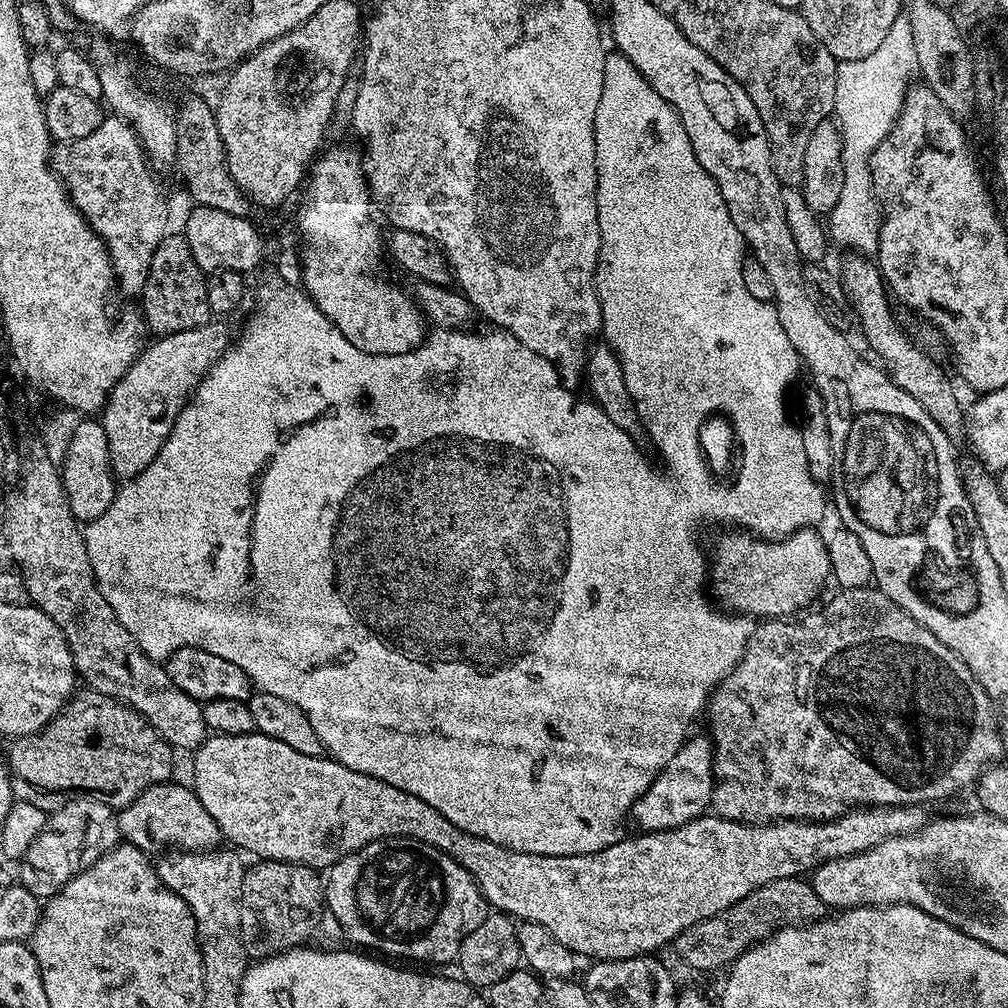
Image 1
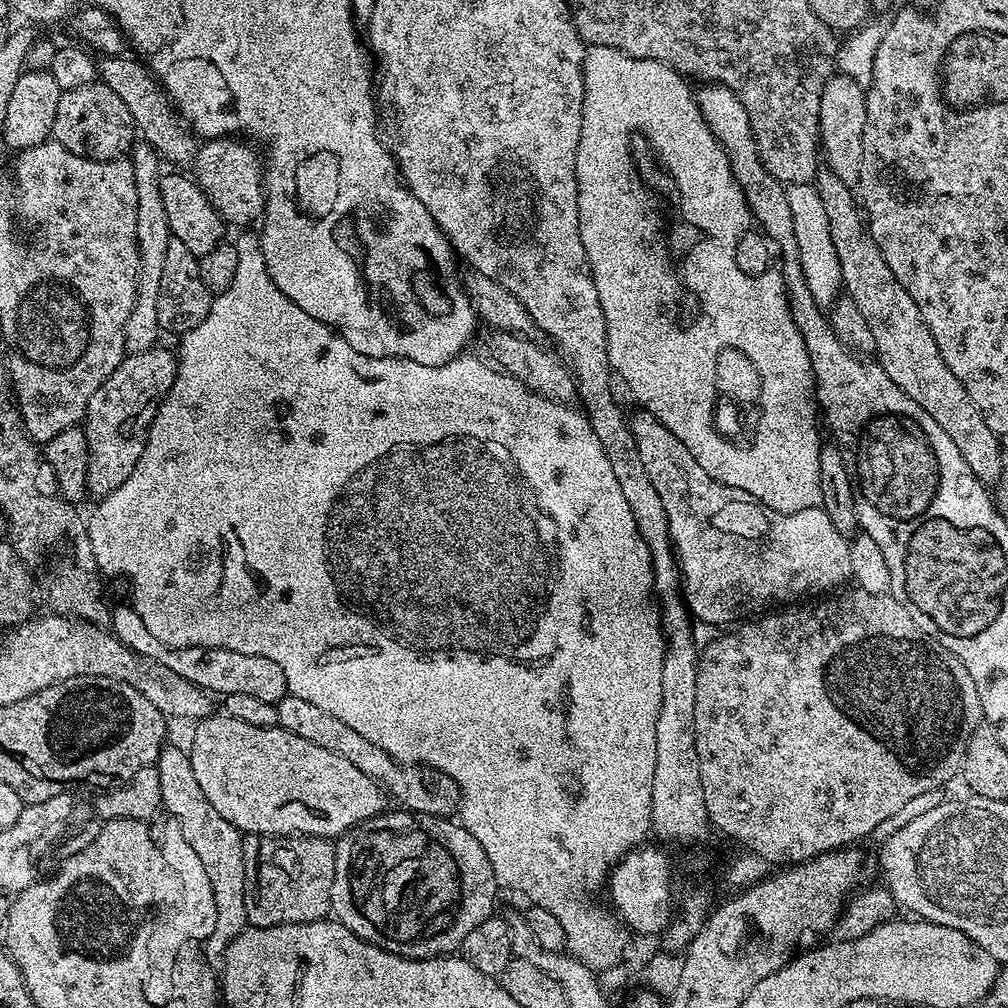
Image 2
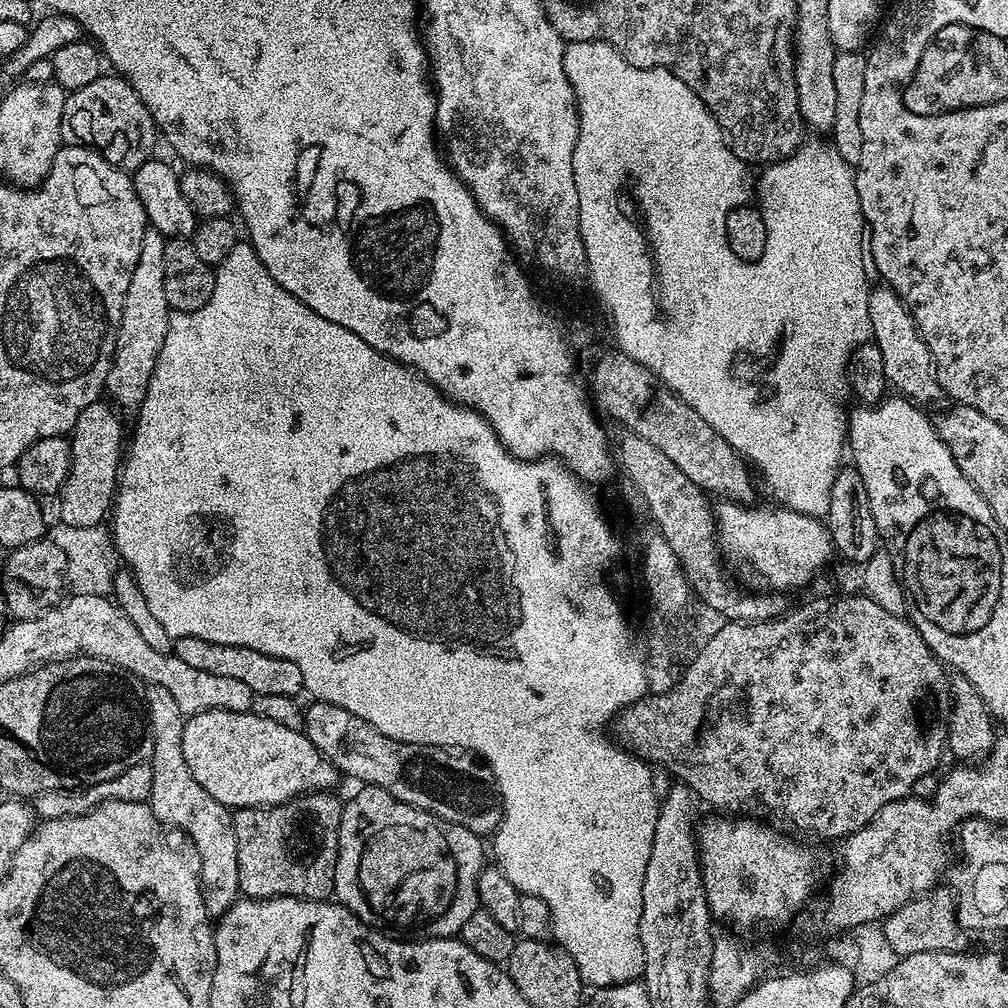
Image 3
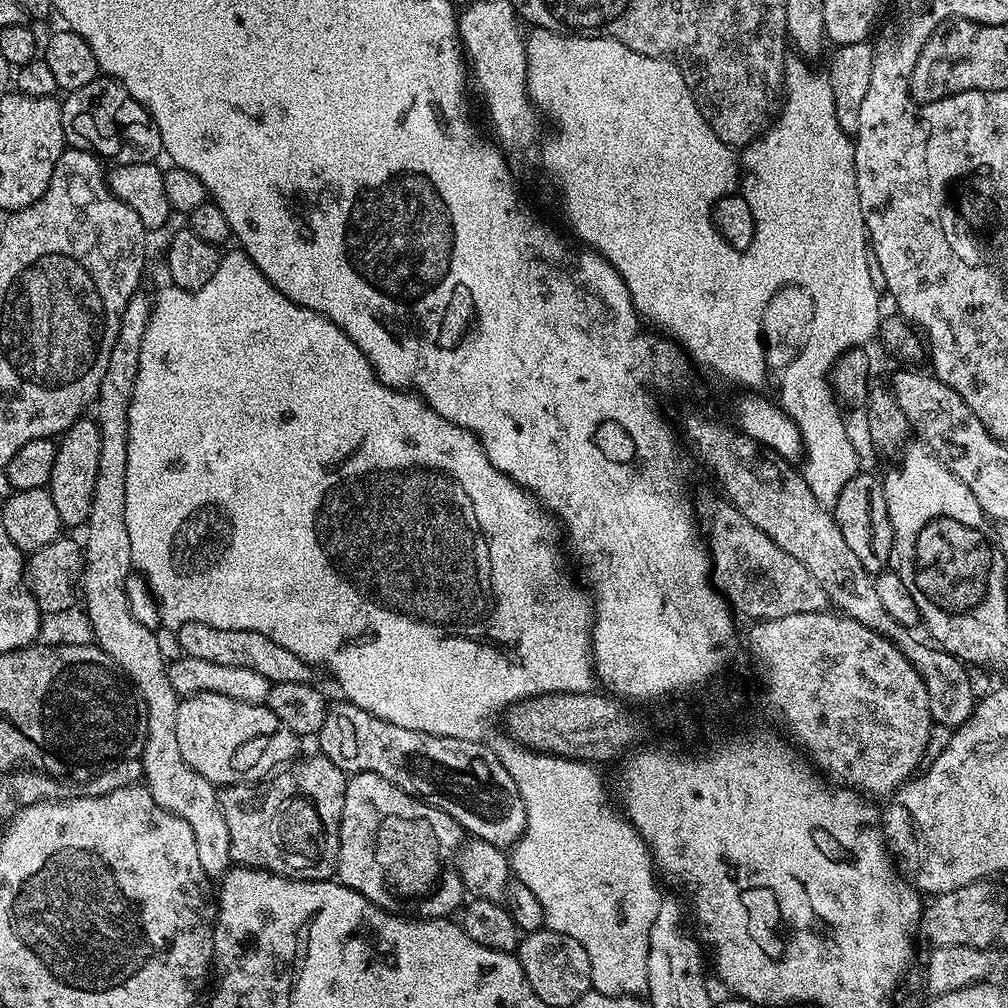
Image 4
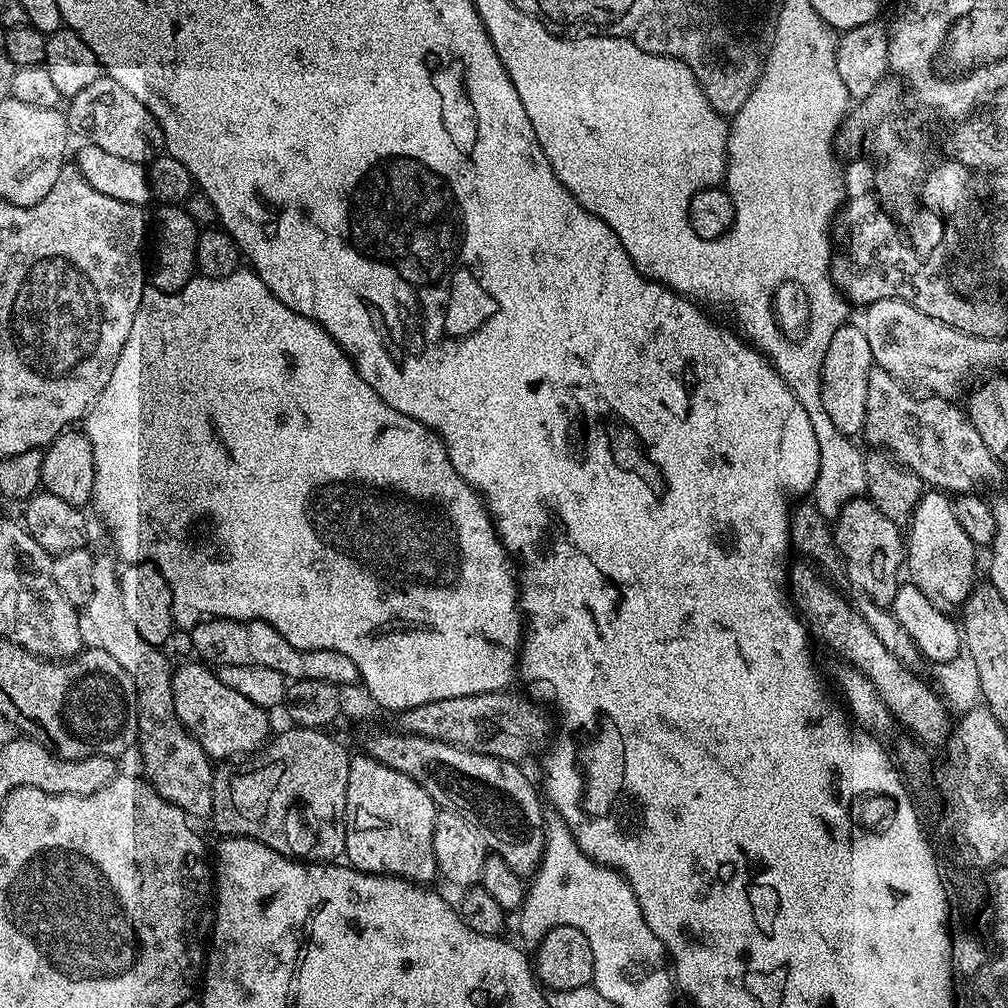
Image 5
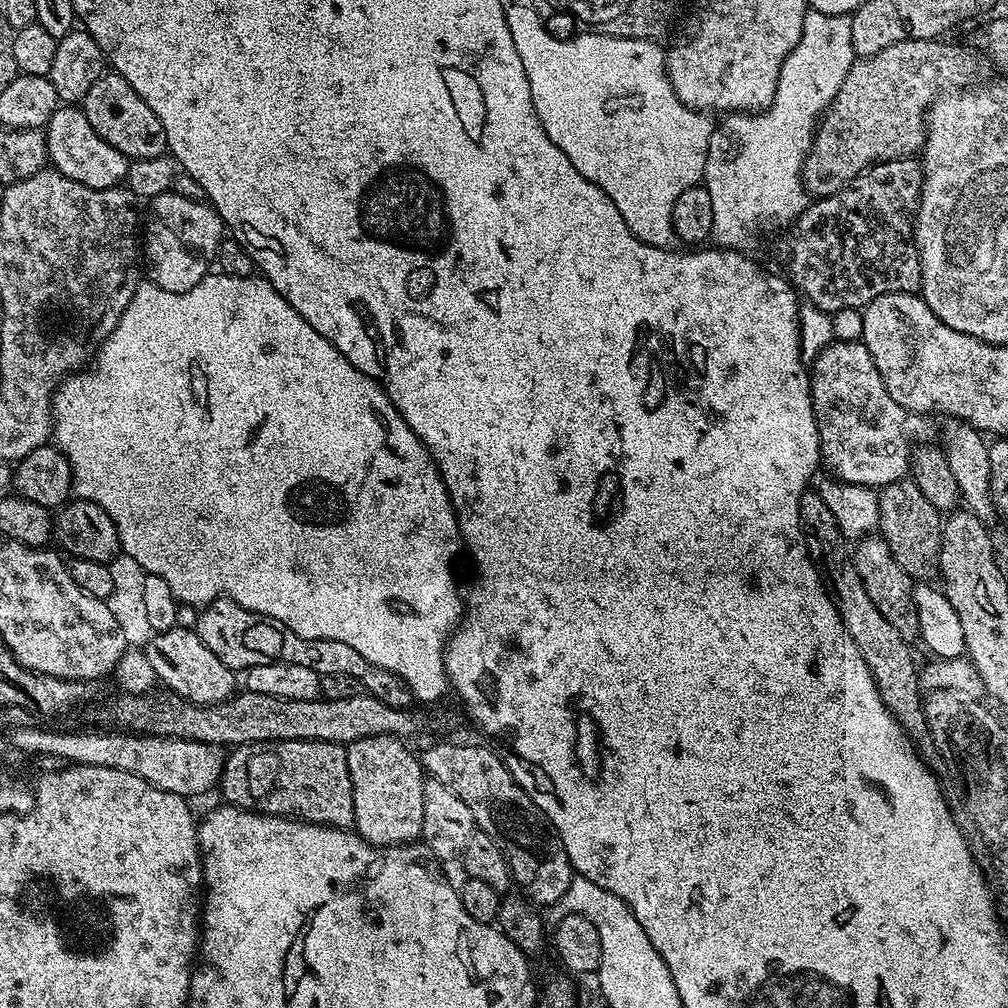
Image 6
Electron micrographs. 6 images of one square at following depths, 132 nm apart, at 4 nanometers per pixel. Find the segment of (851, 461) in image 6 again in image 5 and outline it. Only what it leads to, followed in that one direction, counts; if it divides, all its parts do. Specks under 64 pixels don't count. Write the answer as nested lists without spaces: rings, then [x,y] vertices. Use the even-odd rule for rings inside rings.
[[[875,366],[869,370],[868,378],[862,436],[873,444],[873,449],[887,450],[896,463],[916,474],[925,485],[948,494],[976,492],[1002,475],[999,462],[986,450],[982,434],[974,430],[961,405],[959,408],[951,399],[931,394],[915,400],[901,381]]]

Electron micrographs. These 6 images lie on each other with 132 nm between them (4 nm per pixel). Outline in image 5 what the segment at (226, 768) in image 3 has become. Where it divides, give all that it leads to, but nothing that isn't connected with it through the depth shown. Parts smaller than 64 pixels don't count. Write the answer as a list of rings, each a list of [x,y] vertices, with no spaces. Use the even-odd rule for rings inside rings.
[[[195,663],[177,667],[172,674],[174,710],[182,726],[202,746],[204,753],[216,762],[228,762],[236,758],[232,756],[244,758],[263,748],[270,736],[269,713],[254,706],[250,698],[242,698],[242,694],[230,690],[230,686],[222,686],[207,663]]]

